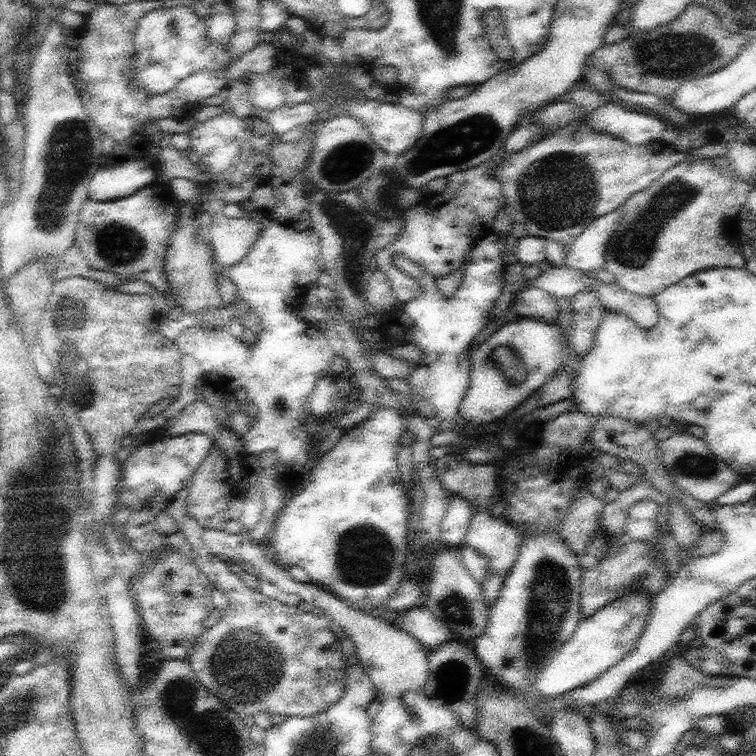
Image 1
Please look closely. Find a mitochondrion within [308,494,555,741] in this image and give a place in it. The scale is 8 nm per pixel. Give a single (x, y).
(357, 561)

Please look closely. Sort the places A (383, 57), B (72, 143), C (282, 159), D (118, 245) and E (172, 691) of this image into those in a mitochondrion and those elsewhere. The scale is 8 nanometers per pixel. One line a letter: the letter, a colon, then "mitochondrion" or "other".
A: other
B: mitochondrion
C: other
D: mitochondrion
E: mitochondrion

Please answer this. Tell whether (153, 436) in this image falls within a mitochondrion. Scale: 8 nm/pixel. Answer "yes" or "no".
no

